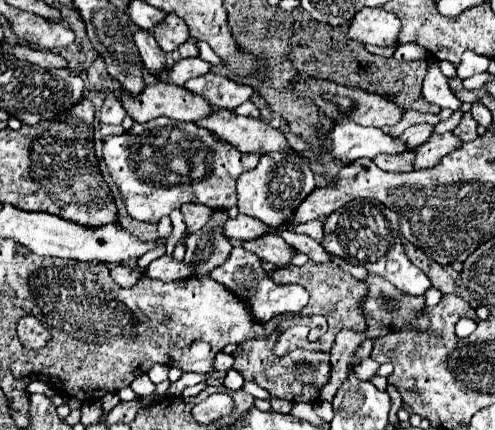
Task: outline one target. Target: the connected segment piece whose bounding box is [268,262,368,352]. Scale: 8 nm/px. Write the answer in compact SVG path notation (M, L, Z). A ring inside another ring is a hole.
M308 262L302 268L298 268L298 266L276 268L274 272L268 272L268 276L276 284L302 284L310 292L310 302L306 304L306 308L302 308L302 312L294 314L294 316L320 314L320 316L324 316L328 320L328 332L320 338L320 342L316 342L316 350L330 352L332 344L334 344L334 336L340 330L366 332L366 318L364 318L364 312L358 310L358 296L360 296L360 304L362 304L362 298L368 296L368 286L364 282L352 278L350 274L346 274L336 262L328 262L328 264Z

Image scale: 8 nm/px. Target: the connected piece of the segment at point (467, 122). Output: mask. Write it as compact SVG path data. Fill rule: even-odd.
M464 112L462 114L462 120L460 120L460 124L454 128L454 136L458 136L458 140L462 142L462 144L466 144L466 142L470 142L470 140L474 140L478 134L476 134L476 128L478 128L478 122L474 120L474 116L470 114L470 112Z

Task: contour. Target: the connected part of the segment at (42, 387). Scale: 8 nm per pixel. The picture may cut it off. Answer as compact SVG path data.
M34 380L34 382L31 382L28 385L27 390L30 394L44 394L49 398L52 398L56 394L56 391L53 388L50 388L50 386L48 386L48 384L44 384L44 382L40 382L40 380Z

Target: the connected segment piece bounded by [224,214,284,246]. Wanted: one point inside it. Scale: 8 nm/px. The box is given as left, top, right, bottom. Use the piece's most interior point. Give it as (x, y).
(241, 228)

